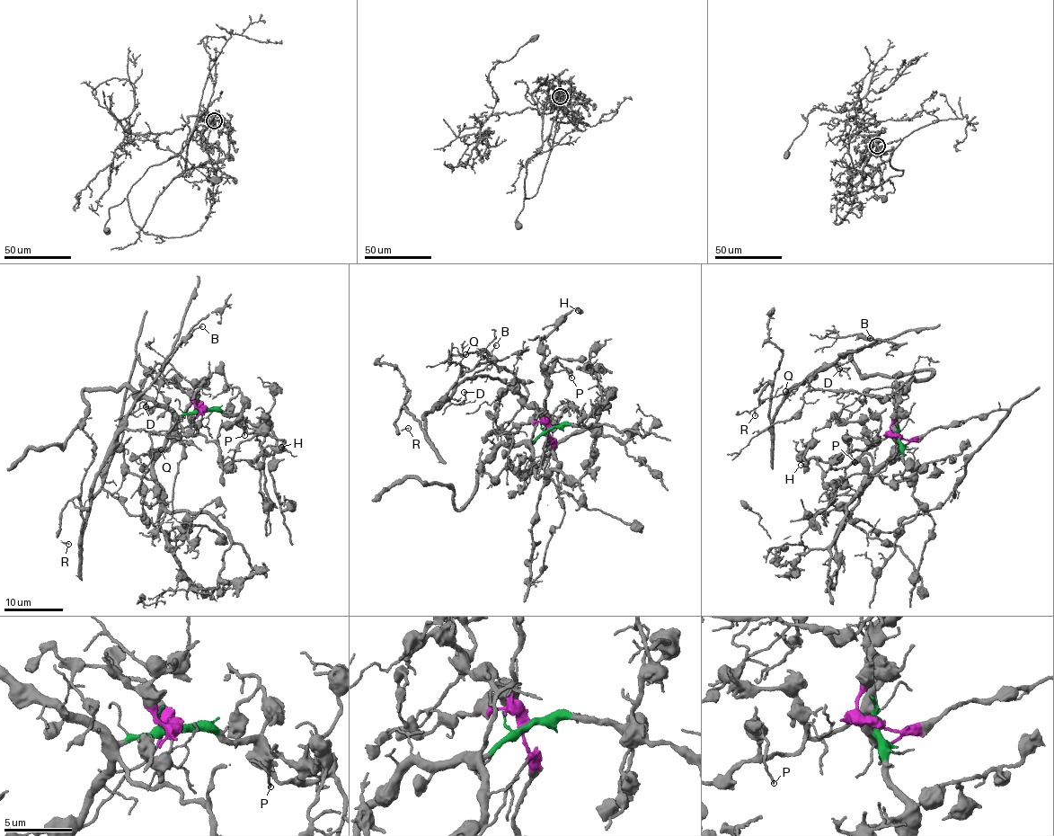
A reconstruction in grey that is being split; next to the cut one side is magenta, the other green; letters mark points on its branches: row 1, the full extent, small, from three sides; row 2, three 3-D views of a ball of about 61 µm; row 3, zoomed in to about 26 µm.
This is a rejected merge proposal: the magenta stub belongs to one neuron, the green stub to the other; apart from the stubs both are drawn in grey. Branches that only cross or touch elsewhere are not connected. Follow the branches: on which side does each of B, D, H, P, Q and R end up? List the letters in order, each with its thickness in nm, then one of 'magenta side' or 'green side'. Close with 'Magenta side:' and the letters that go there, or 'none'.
B: 120 nm | magenta side
D: 100 nm | magenta side
H: 280 nm | green side
P: 150 nm | green side
Q: 110 nm | magenta side
R: 120 nm | magenta side
Magenta side: B, D, Q, R

